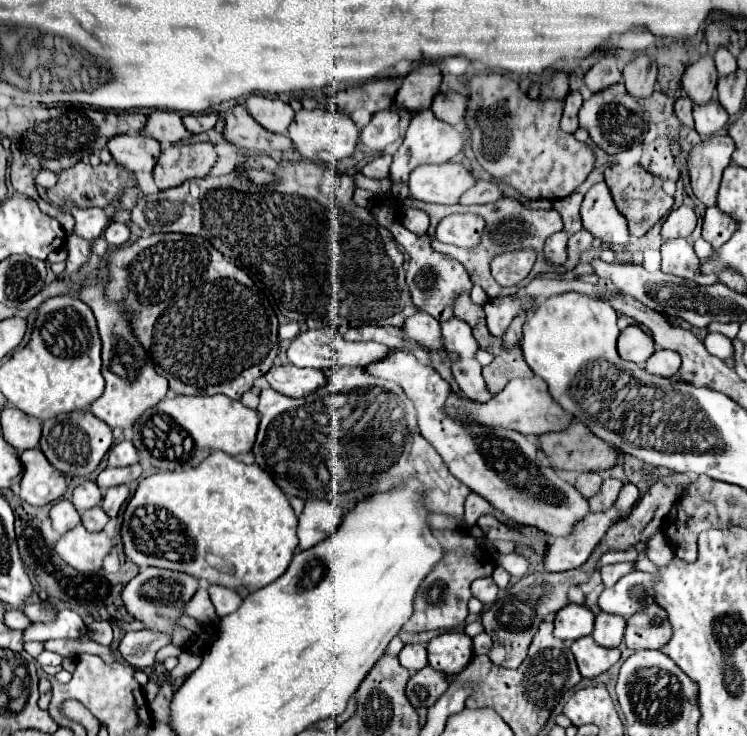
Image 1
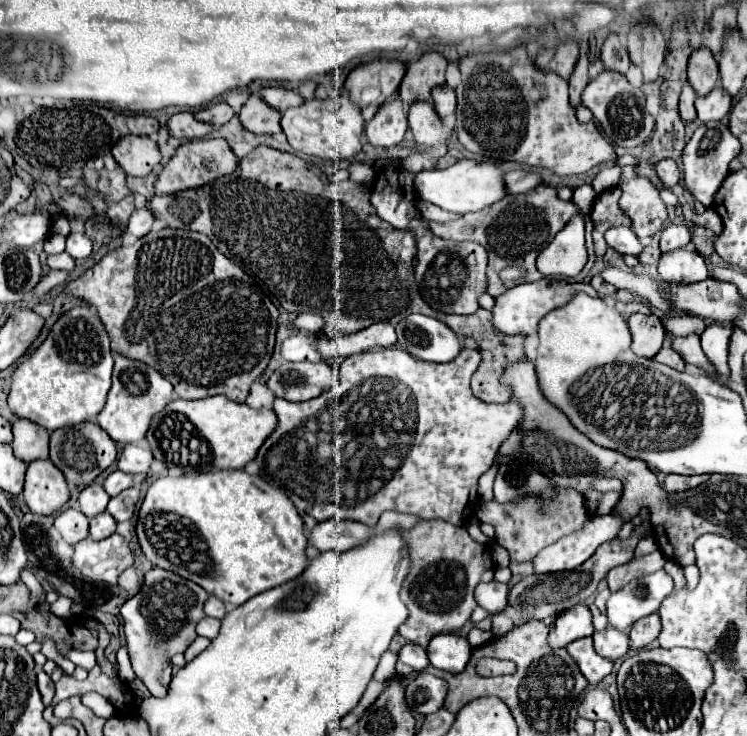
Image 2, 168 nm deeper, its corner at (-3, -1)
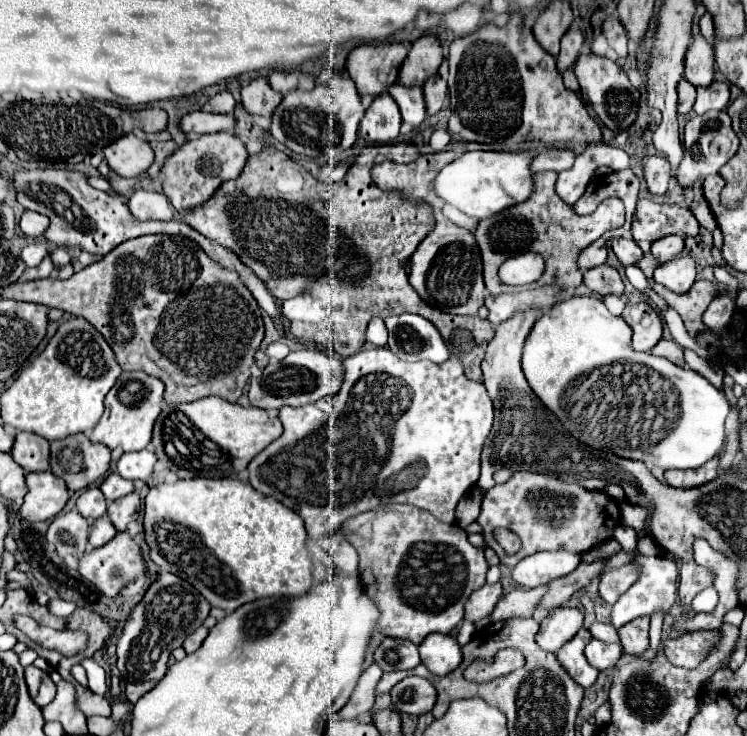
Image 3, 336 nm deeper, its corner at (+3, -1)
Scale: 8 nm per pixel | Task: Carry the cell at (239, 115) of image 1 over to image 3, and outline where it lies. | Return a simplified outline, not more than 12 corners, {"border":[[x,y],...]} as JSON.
{"border":[[267,79],[241,89],[249,115],[271,117],[283,95]]}

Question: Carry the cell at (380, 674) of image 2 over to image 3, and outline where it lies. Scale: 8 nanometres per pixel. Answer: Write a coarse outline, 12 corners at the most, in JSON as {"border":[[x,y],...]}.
{"border":[[371,665],[359,677],[341,717],[357,719],[369,713],[375,699],[375,685],[383,671]]}

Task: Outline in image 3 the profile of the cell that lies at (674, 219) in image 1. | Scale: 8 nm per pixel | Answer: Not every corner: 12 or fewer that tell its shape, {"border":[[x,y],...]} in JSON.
{"border":[[665,235],[651,243],[659,263],[677,257],[685,247],[681,235]]}

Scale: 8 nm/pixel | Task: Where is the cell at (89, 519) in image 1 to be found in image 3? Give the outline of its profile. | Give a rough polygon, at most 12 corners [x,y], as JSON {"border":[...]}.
{"border":[[107,515],[89,525],[89,545],[101,547],[117,533]]}

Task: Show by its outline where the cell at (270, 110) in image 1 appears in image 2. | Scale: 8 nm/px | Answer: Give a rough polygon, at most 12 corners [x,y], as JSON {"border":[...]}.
{"border":[[265,87],[261,97],[281,113],[305,101],[297,91]]}

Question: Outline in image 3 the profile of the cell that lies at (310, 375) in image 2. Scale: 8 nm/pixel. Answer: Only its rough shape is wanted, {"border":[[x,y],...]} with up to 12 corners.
{"border":[[317,349],[271,359],[253,407],[299,407],[337,393],[341,359]]}

